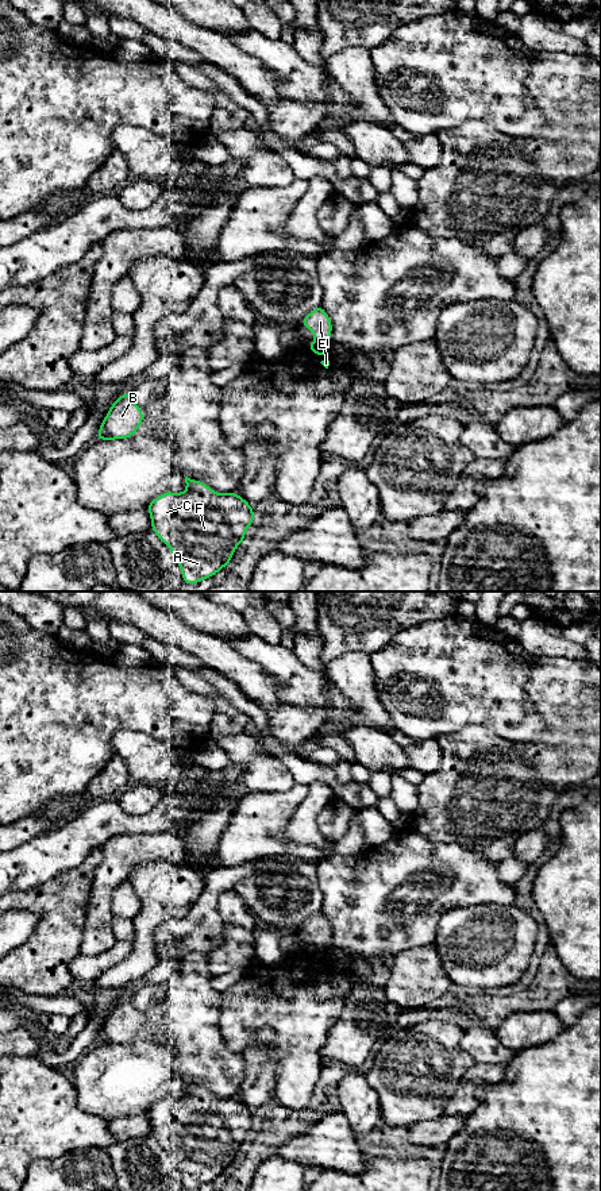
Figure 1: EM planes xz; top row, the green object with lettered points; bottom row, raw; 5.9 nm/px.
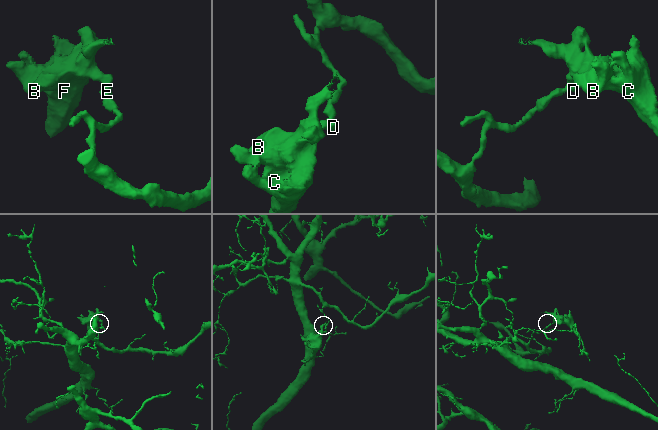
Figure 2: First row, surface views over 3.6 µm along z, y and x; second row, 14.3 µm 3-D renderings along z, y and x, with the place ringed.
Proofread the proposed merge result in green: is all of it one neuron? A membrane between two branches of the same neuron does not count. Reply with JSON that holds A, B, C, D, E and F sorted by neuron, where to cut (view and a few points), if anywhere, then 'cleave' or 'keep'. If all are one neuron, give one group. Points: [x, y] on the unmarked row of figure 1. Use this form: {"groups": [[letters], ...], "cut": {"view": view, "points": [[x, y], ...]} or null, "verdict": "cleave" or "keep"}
{"groups": [["A", "B", "C", "D", "F"], ["E"]], "cut": {"view": "xz", "points": [[316, 944], [327, 948]]}, "verdict": "cleave"}

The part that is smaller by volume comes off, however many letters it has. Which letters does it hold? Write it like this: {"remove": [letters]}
{"remove": ["A", "B", "C", "D", "F"]}

